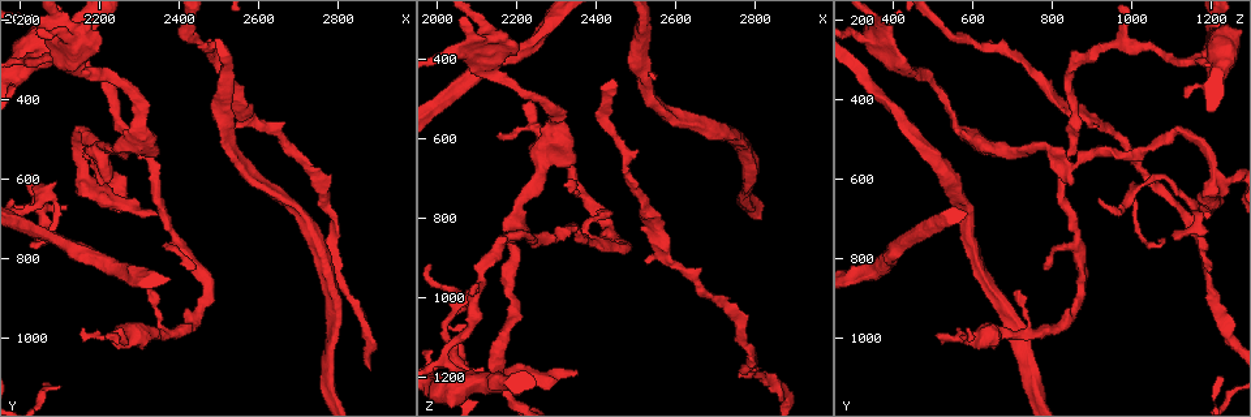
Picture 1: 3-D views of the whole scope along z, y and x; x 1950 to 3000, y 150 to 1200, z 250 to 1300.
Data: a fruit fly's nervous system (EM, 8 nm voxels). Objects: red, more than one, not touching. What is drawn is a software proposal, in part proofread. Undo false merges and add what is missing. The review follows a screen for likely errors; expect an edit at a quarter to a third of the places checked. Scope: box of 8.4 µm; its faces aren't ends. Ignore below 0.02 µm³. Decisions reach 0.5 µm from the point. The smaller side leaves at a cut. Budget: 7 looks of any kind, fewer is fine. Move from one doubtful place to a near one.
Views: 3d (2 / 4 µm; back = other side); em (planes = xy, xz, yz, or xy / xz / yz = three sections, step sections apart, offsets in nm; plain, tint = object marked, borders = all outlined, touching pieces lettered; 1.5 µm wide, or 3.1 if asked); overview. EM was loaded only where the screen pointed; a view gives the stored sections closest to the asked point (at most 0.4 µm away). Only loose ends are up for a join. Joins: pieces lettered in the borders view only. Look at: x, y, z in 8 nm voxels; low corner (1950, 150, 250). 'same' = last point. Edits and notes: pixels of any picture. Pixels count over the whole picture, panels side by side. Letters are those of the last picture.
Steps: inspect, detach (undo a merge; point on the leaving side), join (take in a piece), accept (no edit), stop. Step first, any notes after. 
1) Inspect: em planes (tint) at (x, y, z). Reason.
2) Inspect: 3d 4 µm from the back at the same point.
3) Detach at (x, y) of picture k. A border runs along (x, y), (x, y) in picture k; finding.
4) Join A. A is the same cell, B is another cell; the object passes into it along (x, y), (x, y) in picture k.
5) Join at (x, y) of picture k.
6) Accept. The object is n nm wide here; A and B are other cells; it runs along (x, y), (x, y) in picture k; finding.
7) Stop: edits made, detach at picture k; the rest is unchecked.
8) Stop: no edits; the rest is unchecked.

Inspect: 3d 2 µm at (2170, 590, 1215). Thick turns thin.

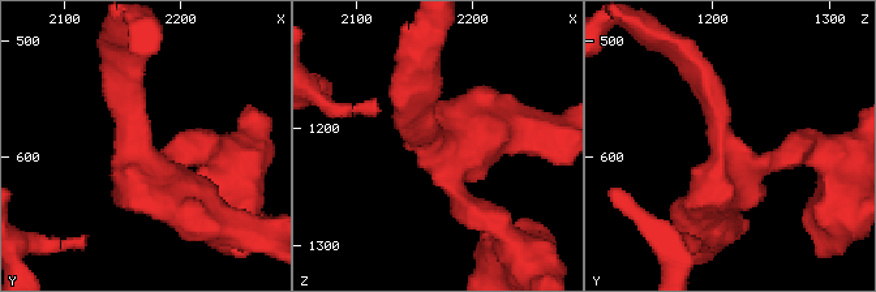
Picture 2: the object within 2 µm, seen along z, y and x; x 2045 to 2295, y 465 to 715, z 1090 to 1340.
Inspect: em yz step 4 (tint) at (2162, 596, 1210). 3 arms meet here; the arms are 170, 200, 300 nm wide.

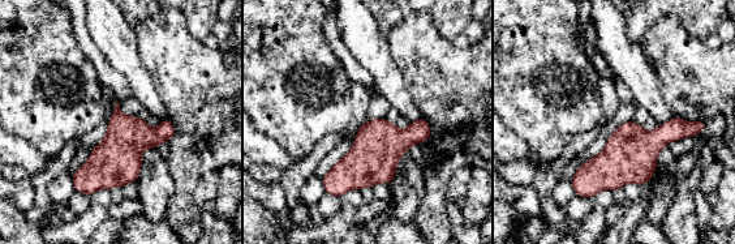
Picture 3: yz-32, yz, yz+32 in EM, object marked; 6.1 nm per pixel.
Inspect: em planes (borders) at the same point. Another direction.

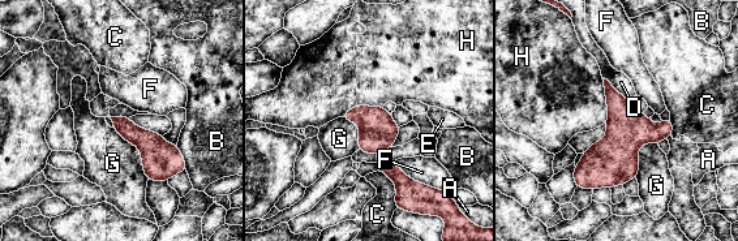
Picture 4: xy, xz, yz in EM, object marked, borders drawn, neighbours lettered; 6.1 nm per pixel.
Accept. A, B, C, D, E, F, G and H are other cells; a border runs along (601, 78), (606, 104), (605, 124) in picture 4; continuous, no second neuron.

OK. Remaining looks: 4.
Inspect: em planes (borders) at (2035, 295, 1185). Arms part here.

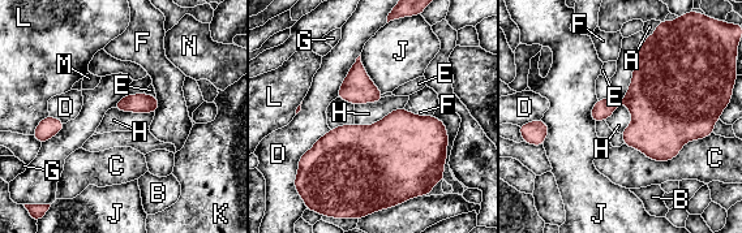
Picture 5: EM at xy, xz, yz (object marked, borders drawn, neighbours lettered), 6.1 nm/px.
Accept. A, B, C, D, E, F, G, H, J, K, L, M and N are other cells; continuous, no second neuron.

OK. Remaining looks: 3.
Inspect: em planes (borders) at (2525, 470, 910). Tapers out.

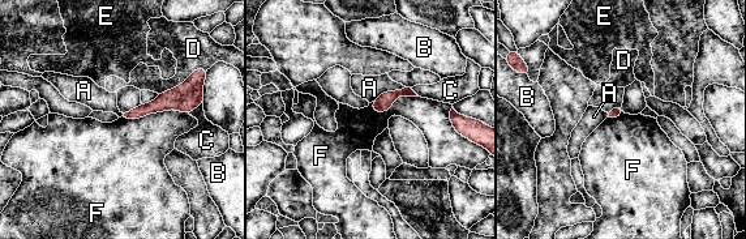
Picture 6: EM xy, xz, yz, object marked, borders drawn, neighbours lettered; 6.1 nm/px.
Accept. A, B, C, D, E and F are other cells; a border runs along (188, 112), (123, 116) in picture 6; none of them fits.

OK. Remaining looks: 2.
Stop: no edits; the rest is unchecked.

